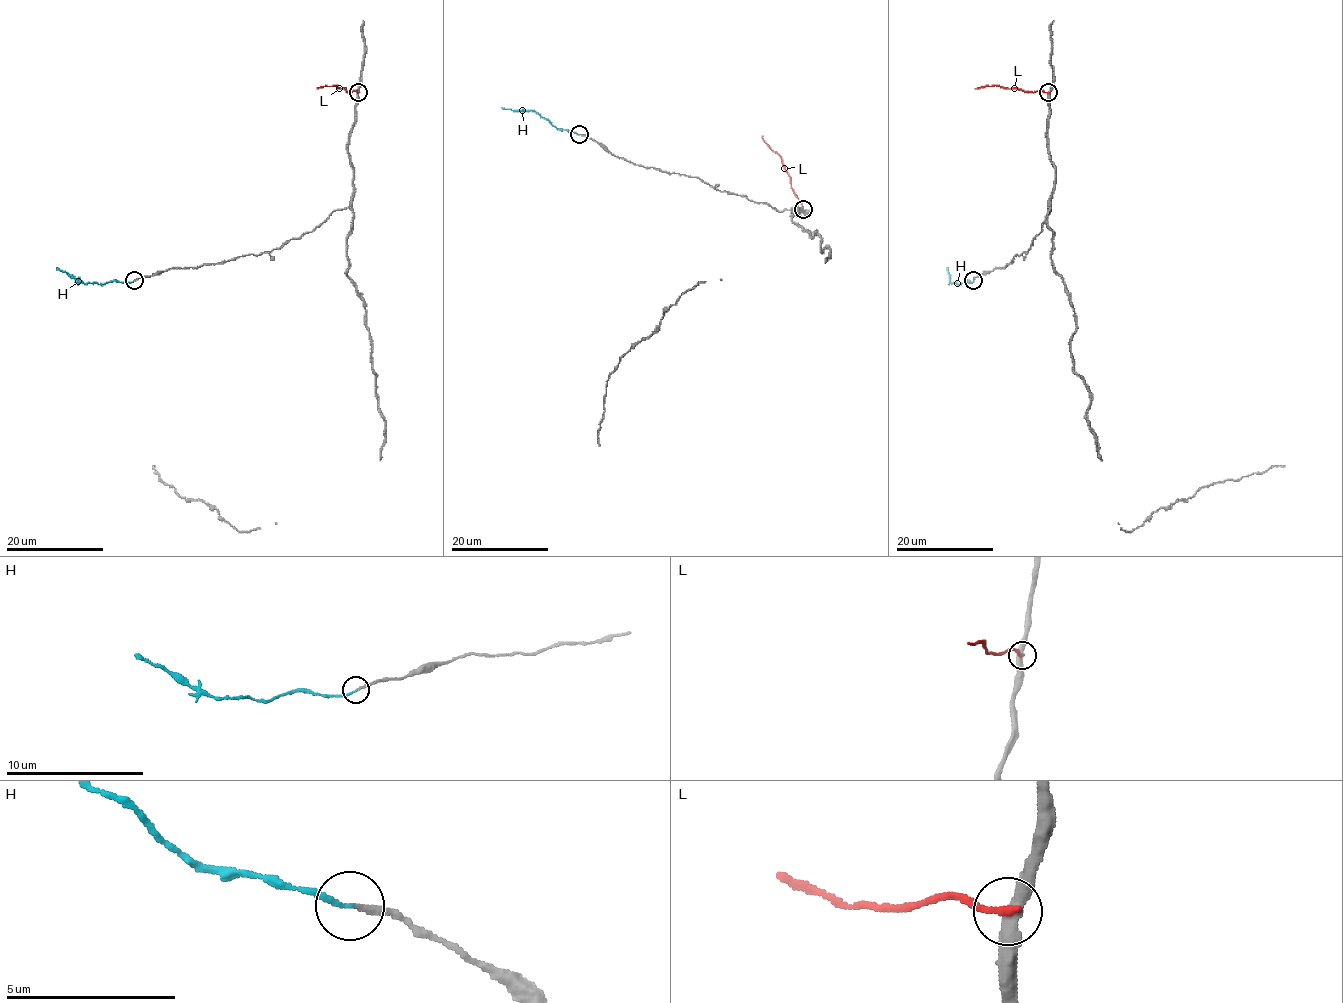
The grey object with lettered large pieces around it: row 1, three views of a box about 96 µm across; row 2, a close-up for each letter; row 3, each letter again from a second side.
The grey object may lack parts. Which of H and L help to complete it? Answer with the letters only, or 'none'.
H

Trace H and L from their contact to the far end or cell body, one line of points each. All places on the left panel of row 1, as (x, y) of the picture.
H: (134, 280), (85, 283), (71, 278), (56, 267)
L: (358, 92), (347, 92), (337, 86), (318, 88)

